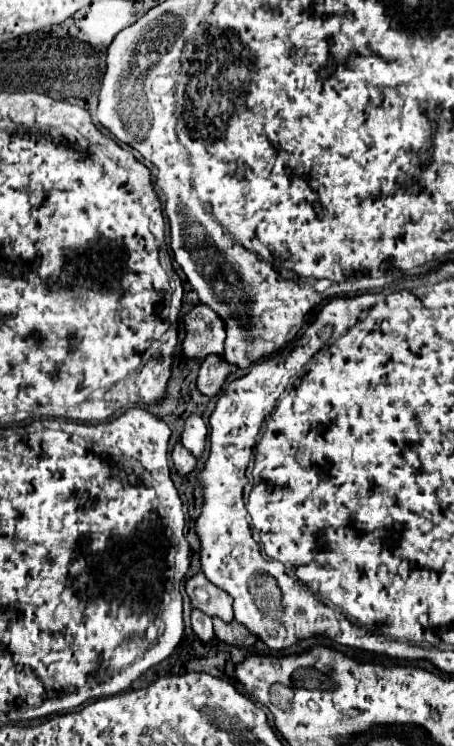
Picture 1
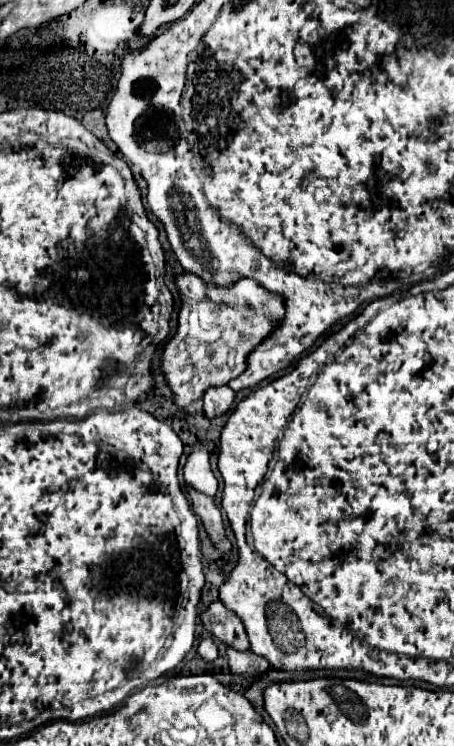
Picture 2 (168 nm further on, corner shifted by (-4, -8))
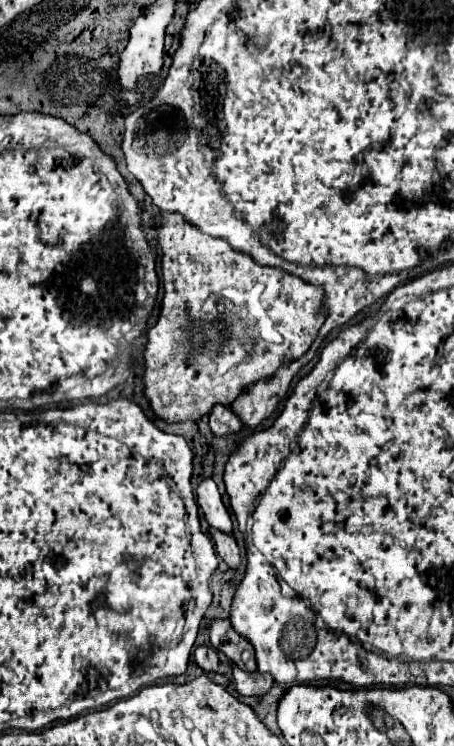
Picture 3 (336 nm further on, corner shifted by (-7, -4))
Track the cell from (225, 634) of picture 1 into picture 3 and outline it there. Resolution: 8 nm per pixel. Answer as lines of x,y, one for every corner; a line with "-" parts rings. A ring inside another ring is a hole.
234,667
234,685
242,697
264,697
272,689
274,681
272,677
262,675
258,671
252,673
252,677
248,677
248,673

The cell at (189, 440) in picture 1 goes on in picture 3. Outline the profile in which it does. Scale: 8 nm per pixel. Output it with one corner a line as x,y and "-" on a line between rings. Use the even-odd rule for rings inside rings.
206,479
198,485
198,505
200,509
204,511
204,517
206,521
222,531
222,533
228,533
232,535
232,521
230,521
230,513
226,509
226,505
222,503
222,497
218,493
218,487
212,479

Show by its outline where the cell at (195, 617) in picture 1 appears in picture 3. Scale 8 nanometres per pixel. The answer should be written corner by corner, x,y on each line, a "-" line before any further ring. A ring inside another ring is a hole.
206,645
198,647
194,651
194,661
206,673
216,673
218,671
218,653
212,647
206,647

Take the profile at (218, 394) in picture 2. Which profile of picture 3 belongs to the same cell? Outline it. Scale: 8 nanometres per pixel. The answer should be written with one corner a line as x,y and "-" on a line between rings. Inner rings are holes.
216,405
216,409
212,409
212,413
210,413
210,429
218,437
226,437
226,435
238,433
242,429
242,425
228,407

